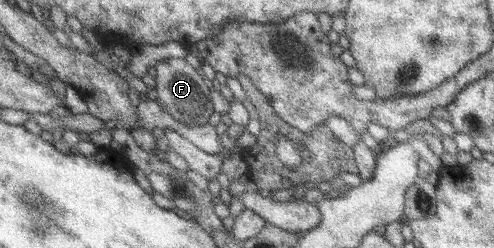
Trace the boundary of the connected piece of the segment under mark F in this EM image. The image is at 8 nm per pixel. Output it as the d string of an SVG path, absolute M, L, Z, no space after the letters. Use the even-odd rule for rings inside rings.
M167 58L158 62L155 69L156 101L163 111L182 124L206 124L213 107L210 106L211 98L208 98L208 88L202 84L202 78L200 74L196 74L196 68L192 68L192 65L188 64L184 58Z

